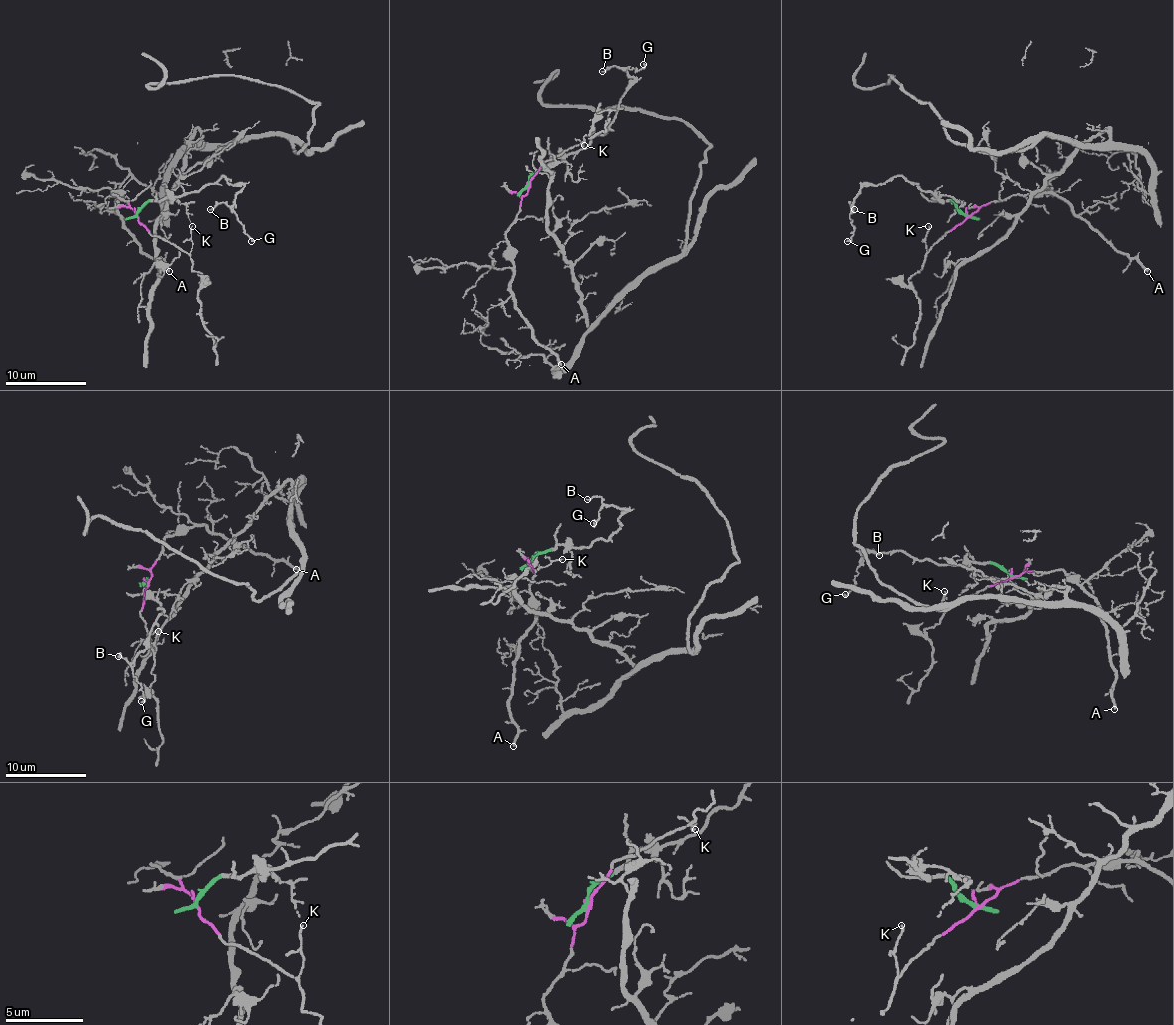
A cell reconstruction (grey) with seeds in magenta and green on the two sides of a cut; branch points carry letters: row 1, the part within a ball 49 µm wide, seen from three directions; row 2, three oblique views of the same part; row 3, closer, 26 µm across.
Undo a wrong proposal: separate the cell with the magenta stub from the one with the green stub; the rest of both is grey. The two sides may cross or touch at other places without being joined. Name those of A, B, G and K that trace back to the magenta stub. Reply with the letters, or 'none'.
A, K

